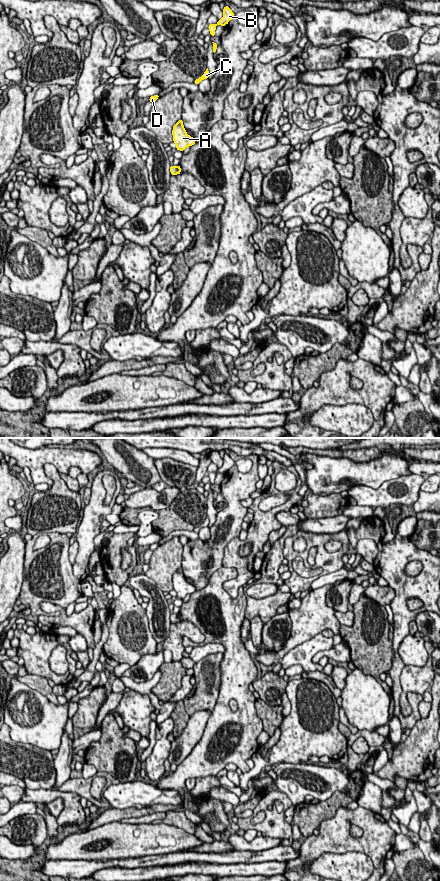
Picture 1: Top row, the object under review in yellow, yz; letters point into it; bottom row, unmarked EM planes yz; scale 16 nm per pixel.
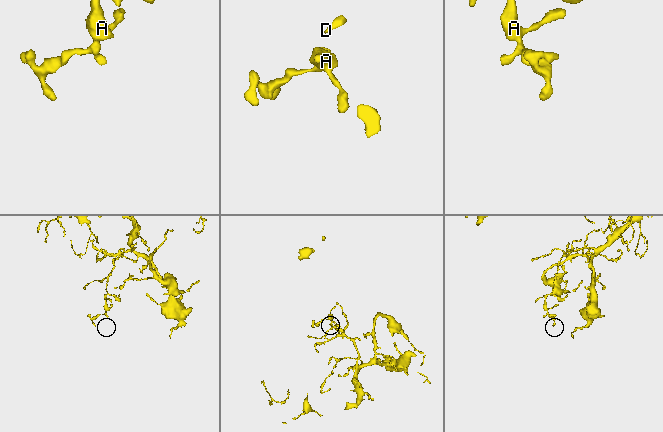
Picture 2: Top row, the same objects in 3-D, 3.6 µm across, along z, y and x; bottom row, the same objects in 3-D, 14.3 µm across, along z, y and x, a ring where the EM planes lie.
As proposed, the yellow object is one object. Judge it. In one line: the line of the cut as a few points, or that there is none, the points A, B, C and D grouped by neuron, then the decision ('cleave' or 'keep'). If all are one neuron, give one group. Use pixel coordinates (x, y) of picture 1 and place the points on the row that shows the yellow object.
no cut; A B C D; keep

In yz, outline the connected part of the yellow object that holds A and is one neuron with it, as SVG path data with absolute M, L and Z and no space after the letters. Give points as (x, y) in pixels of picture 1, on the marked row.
M182 119L173 126L172 135L176 149L180 151L185 150L188 146L194 145L196 142L193 137L186 133Z

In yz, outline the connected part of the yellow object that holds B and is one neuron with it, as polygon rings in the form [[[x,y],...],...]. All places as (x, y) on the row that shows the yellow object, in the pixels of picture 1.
[[[228,6],[224,7],[223,13],[224,14],[222,19],[218,20],[216,24],[210,24],[208,26],[211,36],[215,36],[215,30],[217,25],[225,26],[235,16],[235,14],[232,12],[232,10]]]

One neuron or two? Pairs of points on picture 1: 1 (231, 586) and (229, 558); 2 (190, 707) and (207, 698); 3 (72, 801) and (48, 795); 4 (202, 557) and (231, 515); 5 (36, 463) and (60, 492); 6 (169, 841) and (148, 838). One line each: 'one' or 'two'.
1: one
2: one
3: one
4: one
5: two
6: one

